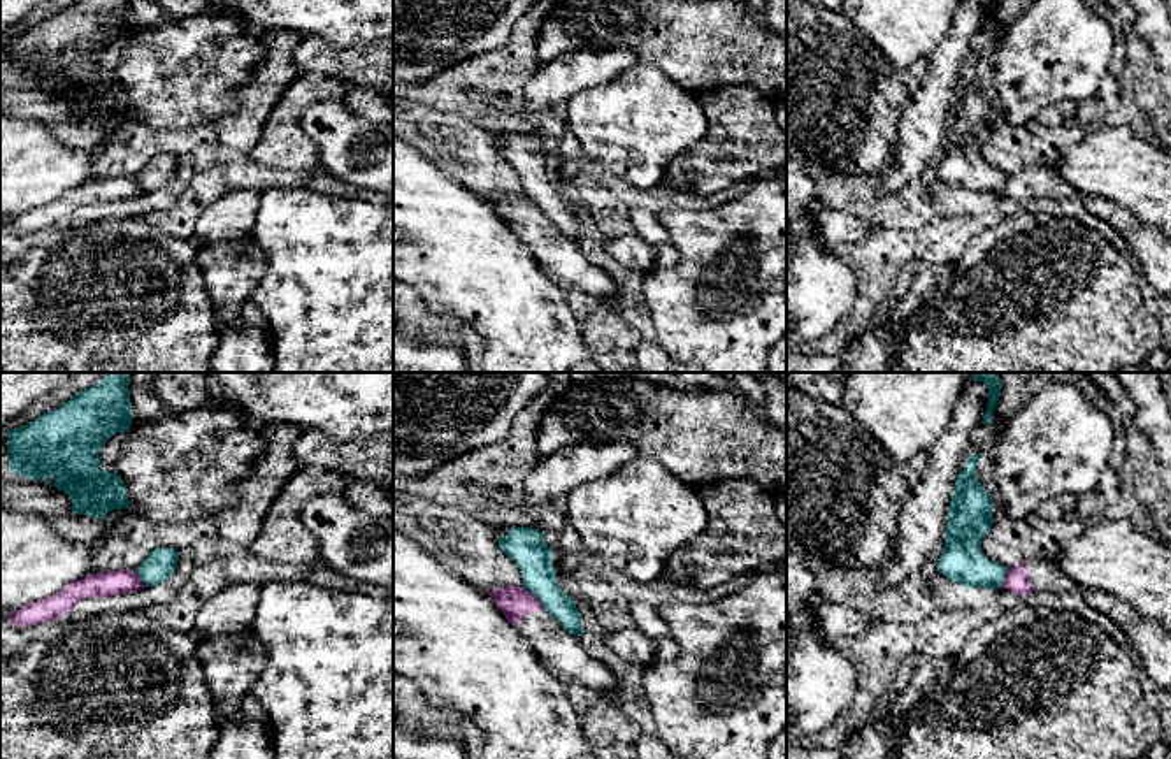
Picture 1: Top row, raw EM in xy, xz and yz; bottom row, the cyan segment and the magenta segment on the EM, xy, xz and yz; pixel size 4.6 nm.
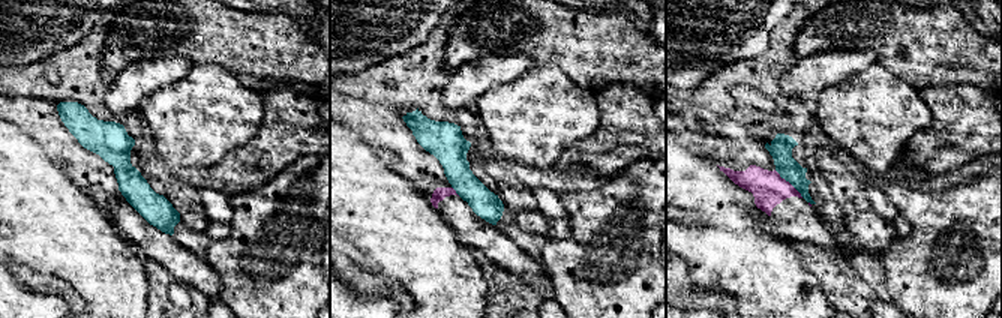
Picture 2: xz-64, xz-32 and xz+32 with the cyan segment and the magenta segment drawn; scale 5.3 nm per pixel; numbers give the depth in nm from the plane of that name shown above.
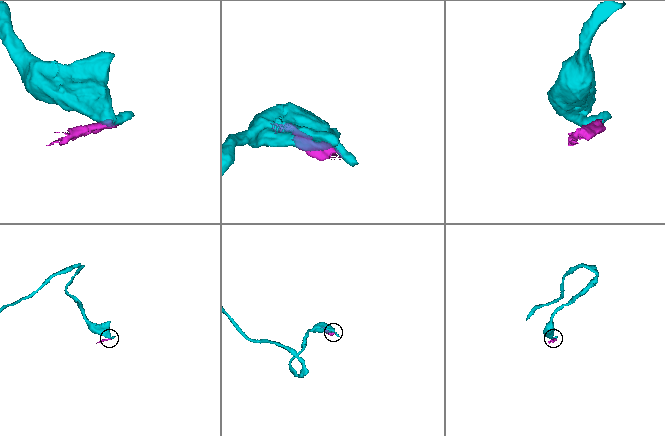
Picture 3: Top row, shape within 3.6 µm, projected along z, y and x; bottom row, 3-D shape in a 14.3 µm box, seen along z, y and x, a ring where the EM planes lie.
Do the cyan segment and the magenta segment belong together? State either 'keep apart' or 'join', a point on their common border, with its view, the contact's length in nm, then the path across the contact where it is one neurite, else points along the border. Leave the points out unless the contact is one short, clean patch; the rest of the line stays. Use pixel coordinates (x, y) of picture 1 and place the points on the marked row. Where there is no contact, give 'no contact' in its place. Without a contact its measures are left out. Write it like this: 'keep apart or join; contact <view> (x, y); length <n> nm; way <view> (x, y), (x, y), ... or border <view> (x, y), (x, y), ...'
keep apart; contact xz (536, 596); length 160 nm; border xz (524, 585), (546, 610)

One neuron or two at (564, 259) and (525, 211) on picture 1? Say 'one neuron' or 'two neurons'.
one neuron

